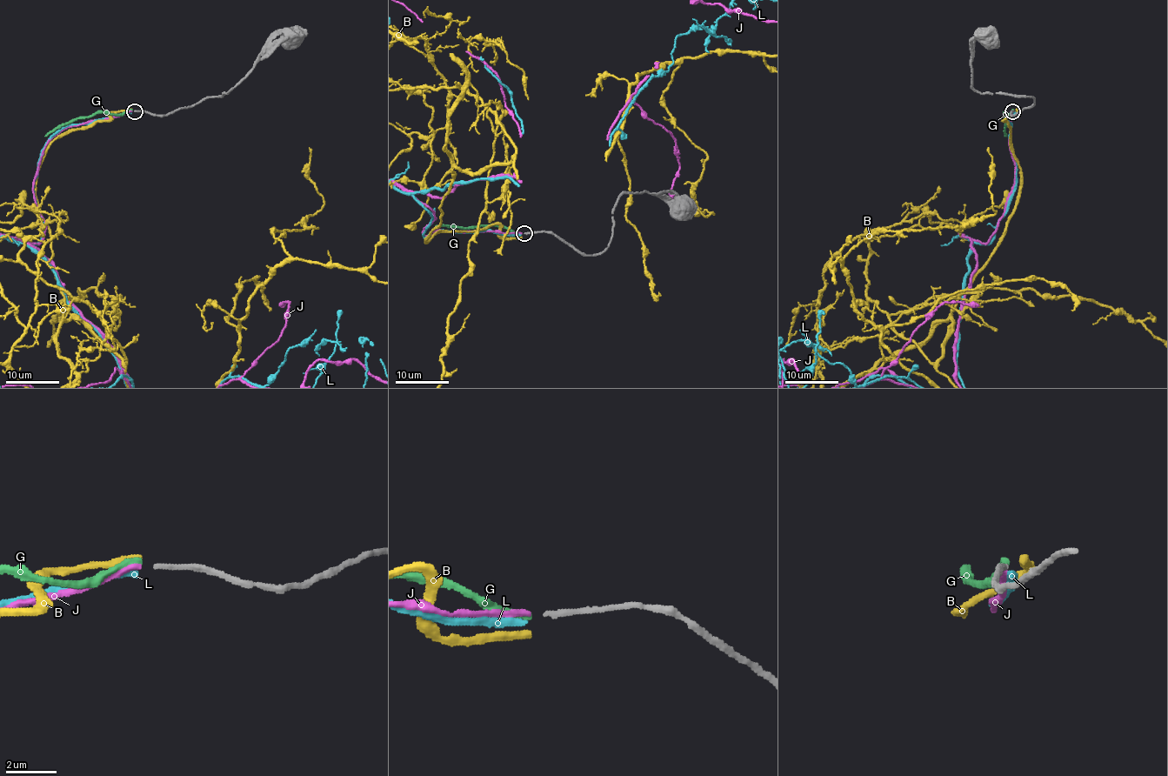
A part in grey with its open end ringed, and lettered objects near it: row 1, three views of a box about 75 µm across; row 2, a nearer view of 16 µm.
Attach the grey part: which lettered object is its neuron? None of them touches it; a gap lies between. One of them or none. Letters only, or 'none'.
J

